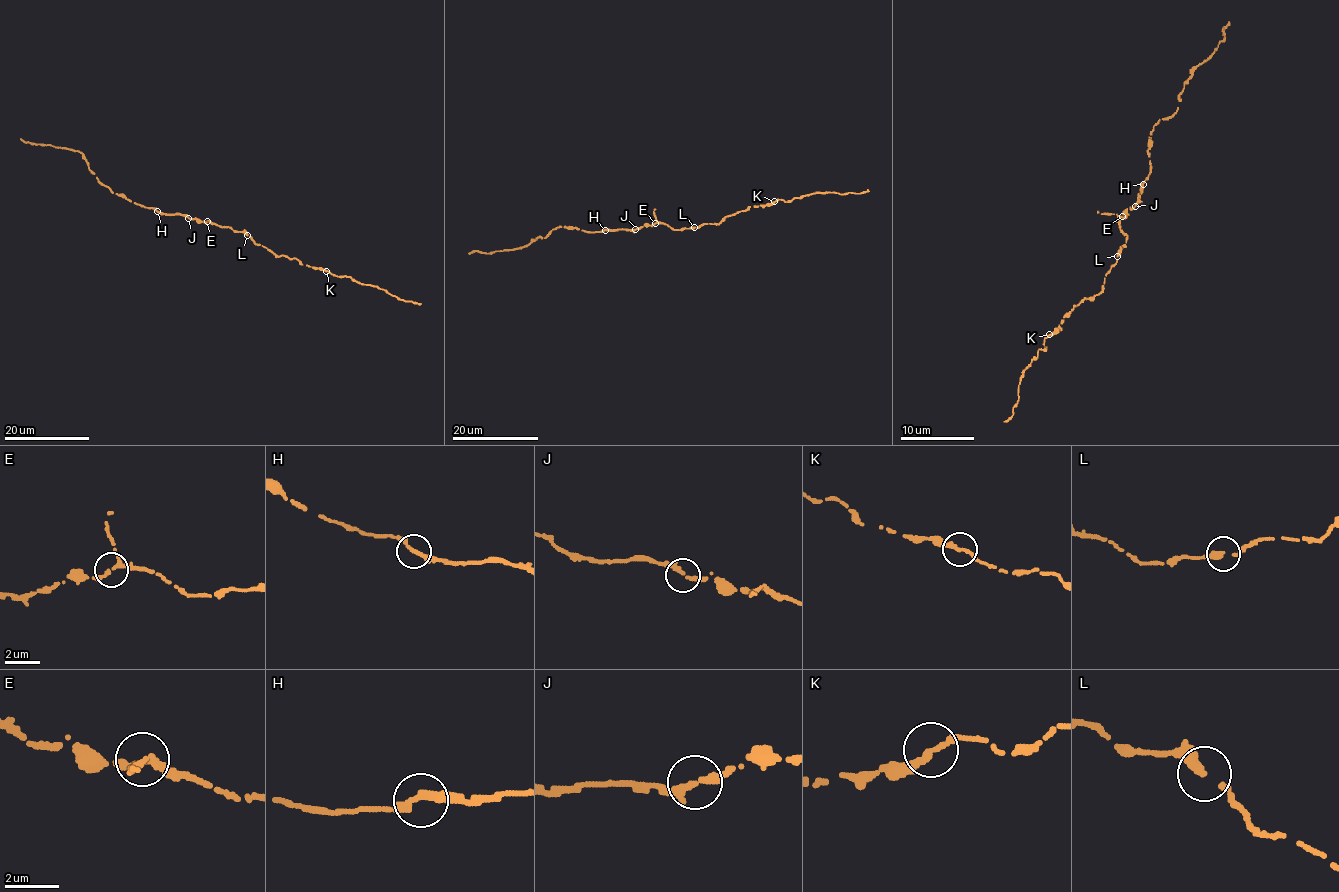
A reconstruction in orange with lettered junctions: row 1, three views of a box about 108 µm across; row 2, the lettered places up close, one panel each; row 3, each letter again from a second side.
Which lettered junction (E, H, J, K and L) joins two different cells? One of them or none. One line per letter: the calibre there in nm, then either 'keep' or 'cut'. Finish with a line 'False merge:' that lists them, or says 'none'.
E: 240 nm | keep
H: 240 nm | keep
J: 240 nm | keep
K: 240 nm | keep
L: 240 nm | keep
False merge: none

